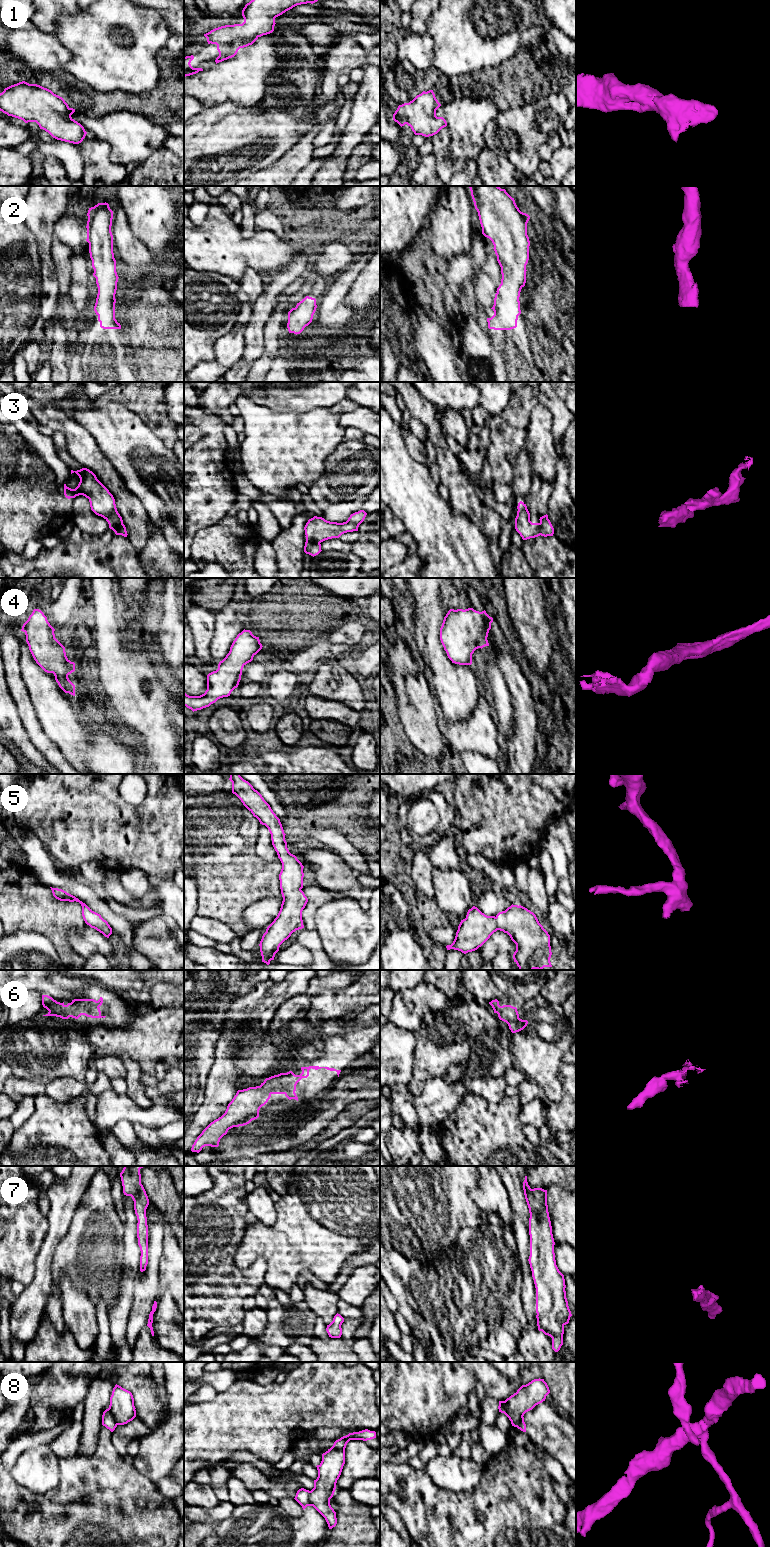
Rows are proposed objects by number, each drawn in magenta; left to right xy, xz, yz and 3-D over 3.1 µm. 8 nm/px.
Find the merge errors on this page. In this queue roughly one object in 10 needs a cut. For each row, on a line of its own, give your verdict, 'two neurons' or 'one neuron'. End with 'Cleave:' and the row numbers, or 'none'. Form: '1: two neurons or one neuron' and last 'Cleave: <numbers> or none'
1: one neuron
2: one neuron
3: one neuron
4: one neuron
5: one neuron
6: one neuron
7: one neuron
8: two neurons
Cleave: 8

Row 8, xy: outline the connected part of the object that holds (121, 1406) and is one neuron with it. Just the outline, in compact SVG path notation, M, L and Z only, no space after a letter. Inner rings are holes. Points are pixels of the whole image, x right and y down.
M115 1385L110 1397L109 1408L117 1425L124 1425L136 1417L134 1398L130 1391Z

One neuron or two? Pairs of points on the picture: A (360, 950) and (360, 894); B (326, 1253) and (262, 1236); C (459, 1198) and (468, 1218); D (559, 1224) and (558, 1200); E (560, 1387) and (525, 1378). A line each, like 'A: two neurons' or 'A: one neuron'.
A: two neurons
B: one neuron
C: one neuron
D: one neuron
E: one neuron

